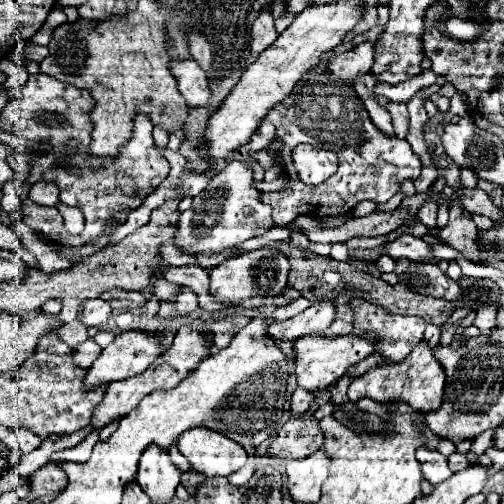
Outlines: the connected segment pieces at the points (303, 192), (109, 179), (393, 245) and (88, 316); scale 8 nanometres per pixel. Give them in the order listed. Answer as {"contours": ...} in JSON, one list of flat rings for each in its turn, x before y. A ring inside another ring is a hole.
{"contours":[[[327,70,309,72,307,80,299,82,287,100,271,108,267,120,277,126,277,136,285,142,283,156,289,180,287,188,281,192,263,192,263,202,273,208,273,222,277,226,287,226,301,214,313,218,345,216,361,200,371,200,375,204,387,202,399,192,399,184,405,178,417,180,423,168,421,158,411,150,407,140,387,138,373,126,363,102,355,94,353,82,339,80],[299,144,335,152,339,158,337,174,329,176,319,186,309,186,297,180,299,176,293,168,291,152]],[[135,116,135,136,127,148,123,148,123,156,115,160,115,164,105,164,99,168,97,174,87,174,87,170,77,172,77,170,57,170,53,182,59,186,61,194,59,200,67,206,77,206,81,208,85,216,85,230,79,236,69,236,65,230,65,222,61,214,45,216,37,224,35,232,45,236,49,242,61,244,61,246,81,246,85,242,91,242,95,236,103,234,107,230,107,224,113,220,125,222,125,210,129,210,127,200,137,200,143,202,169,174,169,162,167,158,155,148,155,140,151,136,153,124,147,120,147,116]],[[401,234,397,240,389,242,389,246,385,246,381,254,391,256,393,260,399,260,399,258,421,260,421,258,425,258,425,256,431,256,431,258,433,258,433,246,427,244,427,242,421,240,421,238,411,236,411,234]],[[95,298,95,300,87,300,85,302,85,310,83,310,83,324,85,326,99,326,105,324,107,320,113,318,113,308,107,300]]]}

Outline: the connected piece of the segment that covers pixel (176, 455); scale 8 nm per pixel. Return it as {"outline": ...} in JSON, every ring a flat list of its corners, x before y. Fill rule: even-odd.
{"outline":[[173,444,170,449,169,453,171,456,171,461,179,470,181,470,183,473,188,471,190,469,189,463,187,461,187,458,181,455,181,453,177,449,177,445]]}

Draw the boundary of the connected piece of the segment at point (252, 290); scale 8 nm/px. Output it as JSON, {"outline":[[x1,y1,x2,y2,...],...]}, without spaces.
{"outline":[[259,248,235,258,225,260,223,264,215,266,209,272,209,296,213,296,219,302,241,302,251,298,267,298,277,296,287,288,287,272,289,264,283,254,279,254,275,248]]}

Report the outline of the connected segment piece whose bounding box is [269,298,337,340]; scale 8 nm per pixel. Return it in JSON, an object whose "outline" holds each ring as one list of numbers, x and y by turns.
{"outline":[[323,298,315,304,311,304,307,310,303,310,301,314,285,320,285,322,275,322,269,326,269,334,273,340,295,340,299,336,305,334,313,334,313,332,323,332,325,328,329,328,335,320,335,300,331,298]]}

